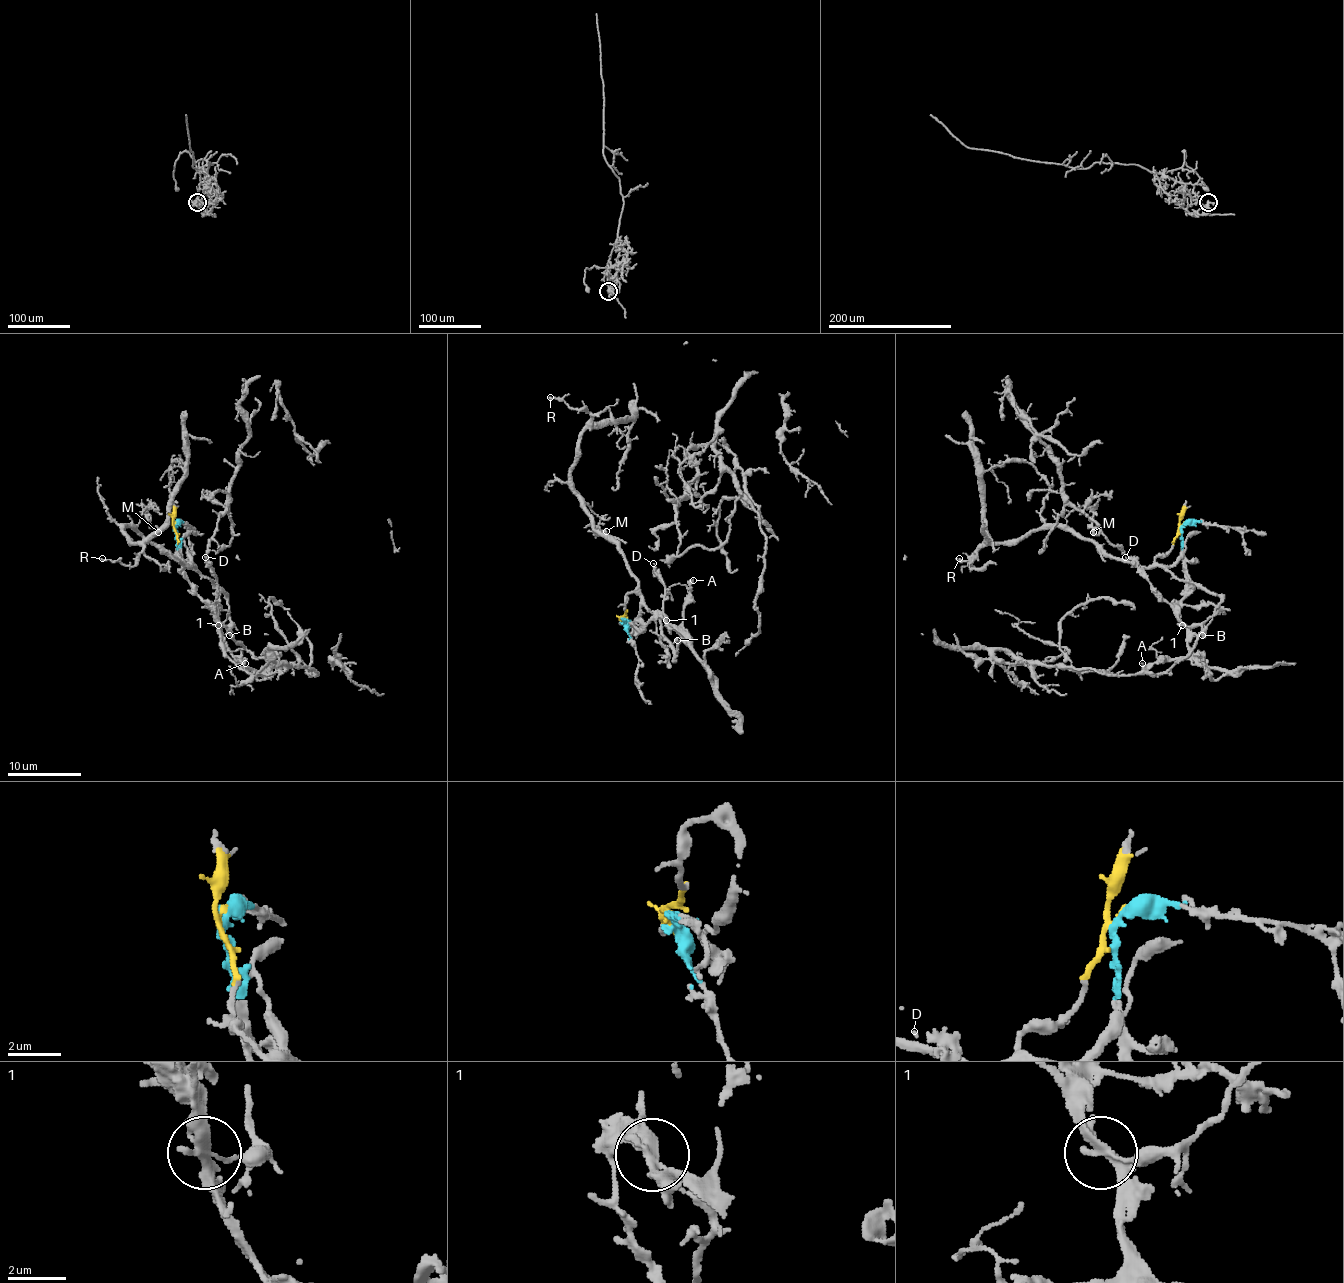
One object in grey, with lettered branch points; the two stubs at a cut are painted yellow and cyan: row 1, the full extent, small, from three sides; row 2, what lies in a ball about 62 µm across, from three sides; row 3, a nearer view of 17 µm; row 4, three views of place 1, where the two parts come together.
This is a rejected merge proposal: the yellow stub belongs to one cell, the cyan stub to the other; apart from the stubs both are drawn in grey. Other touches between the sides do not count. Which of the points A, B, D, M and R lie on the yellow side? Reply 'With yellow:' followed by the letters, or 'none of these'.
With yellow: B, M, R

